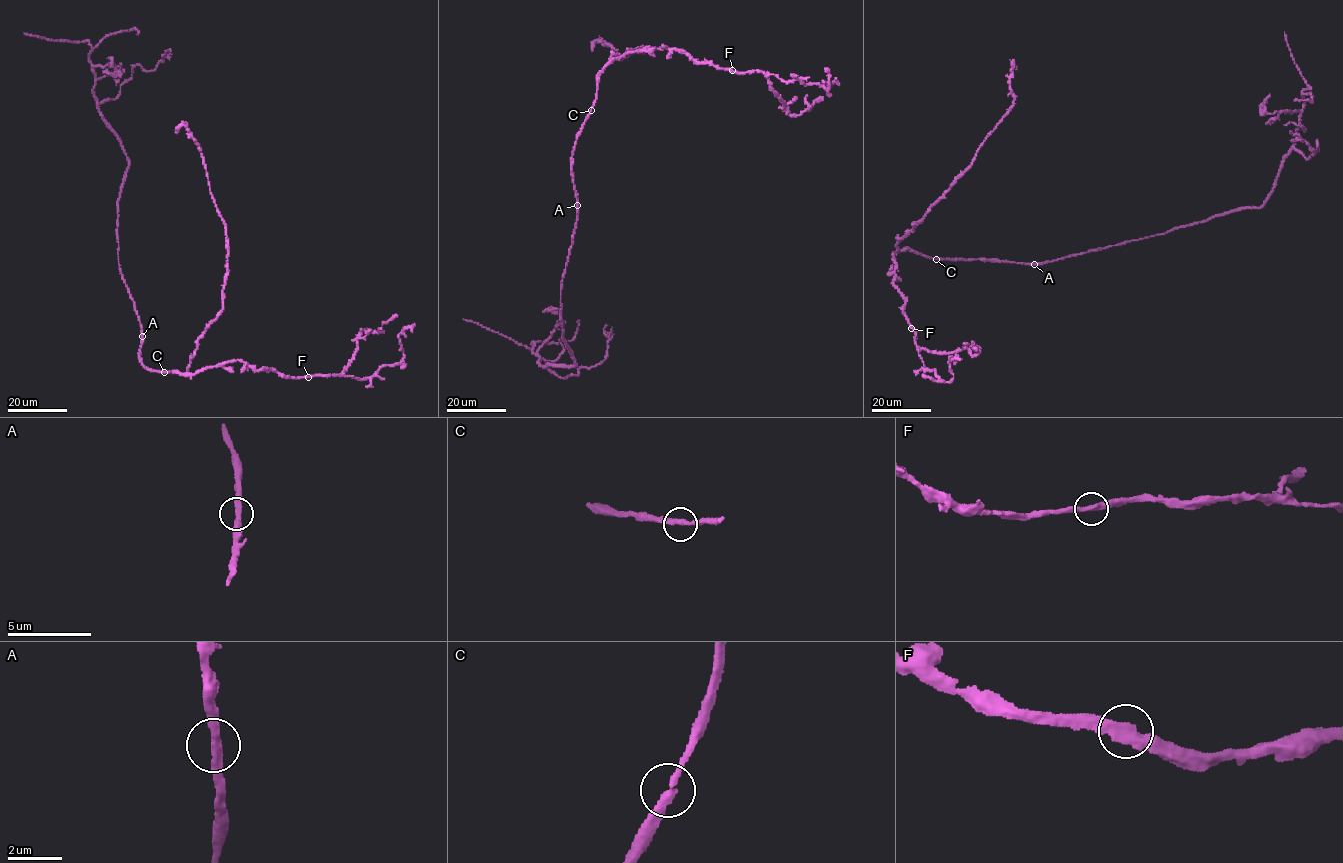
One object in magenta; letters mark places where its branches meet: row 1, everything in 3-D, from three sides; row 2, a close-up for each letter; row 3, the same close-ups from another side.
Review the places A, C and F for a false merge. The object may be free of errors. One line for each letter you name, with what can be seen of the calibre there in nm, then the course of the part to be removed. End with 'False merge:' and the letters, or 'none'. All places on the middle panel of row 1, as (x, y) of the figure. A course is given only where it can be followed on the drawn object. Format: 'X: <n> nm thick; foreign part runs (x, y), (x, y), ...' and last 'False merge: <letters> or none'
False merge: none

